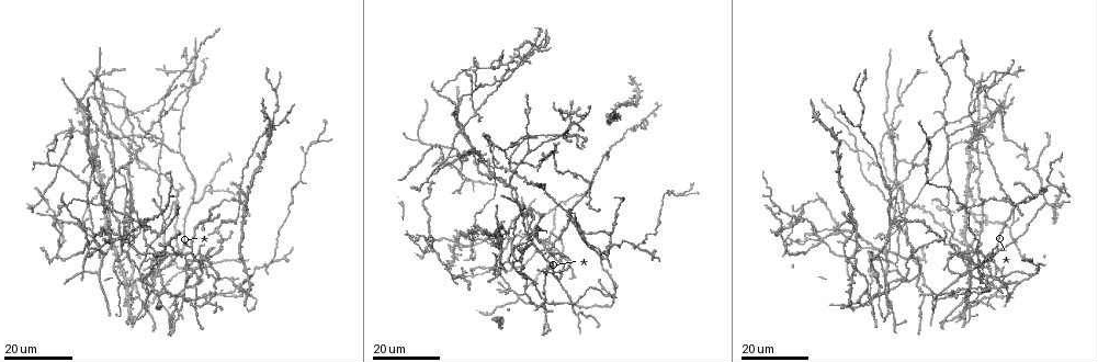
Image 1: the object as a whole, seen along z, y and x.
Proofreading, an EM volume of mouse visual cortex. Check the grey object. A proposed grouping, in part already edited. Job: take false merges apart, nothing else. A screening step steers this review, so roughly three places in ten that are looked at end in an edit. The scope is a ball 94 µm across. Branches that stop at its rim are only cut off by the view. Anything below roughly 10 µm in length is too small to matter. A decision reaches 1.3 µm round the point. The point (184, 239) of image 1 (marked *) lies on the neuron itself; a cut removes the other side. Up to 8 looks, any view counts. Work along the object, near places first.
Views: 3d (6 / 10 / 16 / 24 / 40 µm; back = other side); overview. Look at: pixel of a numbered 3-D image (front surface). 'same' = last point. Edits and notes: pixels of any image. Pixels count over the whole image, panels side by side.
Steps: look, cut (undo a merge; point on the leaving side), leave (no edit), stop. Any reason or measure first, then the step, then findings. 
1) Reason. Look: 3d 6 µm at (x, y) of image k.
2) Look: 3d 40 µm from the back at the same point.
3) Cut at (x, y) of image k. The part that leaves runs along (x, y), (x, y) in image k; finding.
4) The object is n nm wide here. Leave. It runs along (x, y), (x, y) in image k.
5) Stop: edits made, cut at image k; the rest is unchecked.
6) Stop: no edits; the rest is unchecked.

Four-way junction. Look: 3d 24 µm at (192, 304) of image 1.

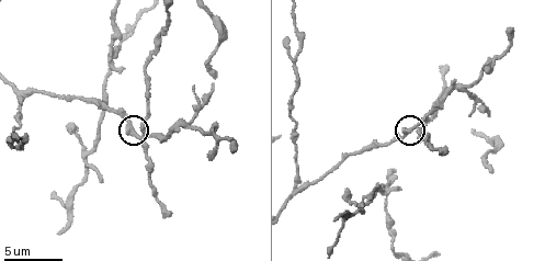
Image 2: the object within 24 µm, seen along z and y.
Zoom in. Look: 3d 10 µm at (412, 129) of image 2.

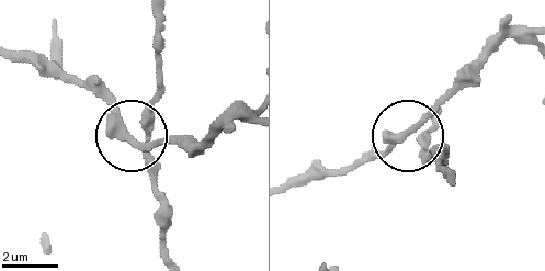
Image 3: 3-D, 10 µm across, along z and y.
Look: 3d 10 µm from the back at (132, 140) of image 3.

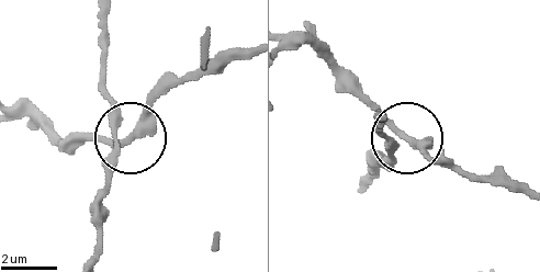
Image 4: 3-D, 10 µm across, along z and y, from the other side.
The object is 280 nm wide here. Leave. It runs along (248, 54), (184, 76), (121, 139), (81, 142) in image 4; continuous, no second neuron.

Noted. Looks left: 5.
Branch point. Look: 3d 16 µm at (500, 64) of image 1.

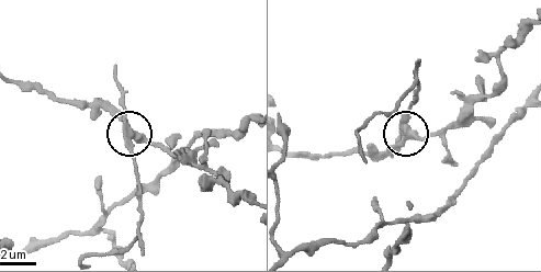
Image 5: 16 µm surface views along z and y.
Closer look. Look: 3d 6 µm at (414, 131) of image 5.

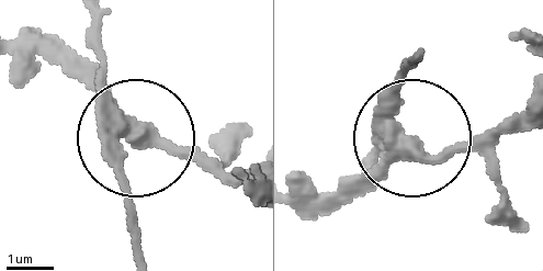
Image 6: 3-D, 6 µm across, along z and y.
The side arm is 14 µm long. Cut at (98, 58) of image 6. The part that leaves runs along (119, 120), (138, 250) in image 6; a second neuron is stuck on.

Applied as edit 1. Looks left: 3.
A fork. Look: 3d 24 µm at (897, 159) of image 1.

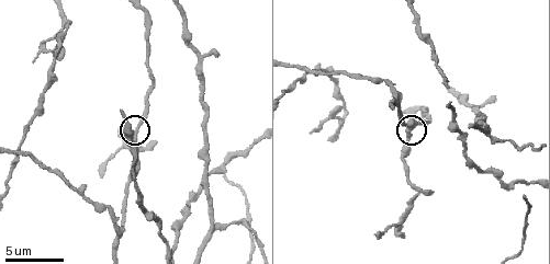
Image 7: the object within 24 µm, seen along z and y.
Look: 3d 10 µm at the same point.

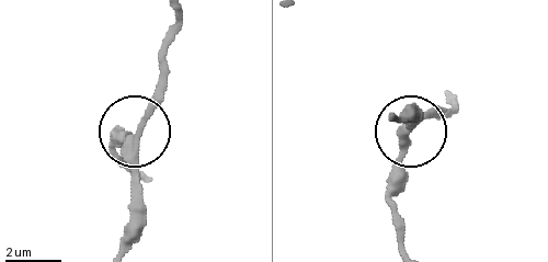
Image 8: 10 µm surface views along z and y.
The object is 300 nm wide here. Leave. All the same neuron.

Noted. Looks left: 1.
Stop: edits made, cut at image 6; the rest is unchecked.

